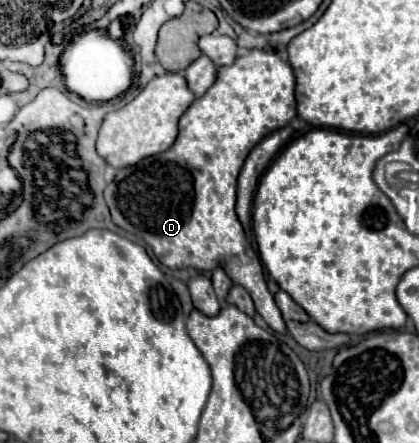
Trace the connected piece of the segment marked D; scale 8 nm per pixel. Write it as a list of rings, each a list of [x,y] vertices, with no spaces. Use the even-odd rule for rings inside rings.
[[[252,49],[248,55],[238,57],[232,65],[218,69],[216,83],[180,117],[178,139],[168,151],[146,157],[132,167],[118,169],[112,183],[108,183],[104,189],[104,199],[112,213],[112,221],[124,231],[144,239],[162,265],[170,269],[194,267],[198,271],[212,271],[222,267],[236,285],[242,285],[252,295],[256,311],[270,325],[270,329],[282,335],[288,333],[286,323],[266,287],[262,263],[244,237],[244,229],[236,217],[234,205],[236,179],[252,147],[276,129],[286,127],[296,117],[294,85],[294,73],[290,65],[282,61],[276,51]]]

